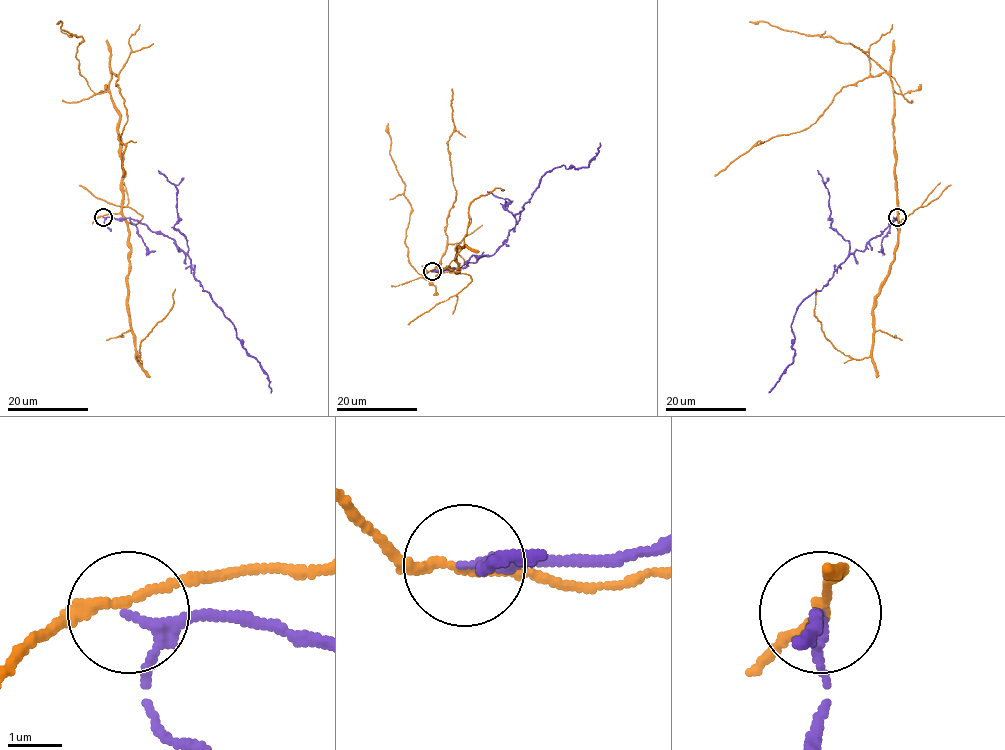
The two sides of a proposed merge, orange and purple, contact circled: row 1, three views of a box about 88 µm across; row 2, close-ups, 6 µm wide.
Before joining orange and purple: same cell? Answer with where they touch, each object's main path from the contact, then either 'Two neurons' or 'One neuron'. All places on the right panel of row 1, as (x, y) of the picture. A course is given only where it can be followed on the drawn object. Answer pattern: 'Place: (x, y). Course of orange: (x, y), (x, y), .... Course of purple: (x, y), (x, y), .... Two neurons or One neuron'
Place: (897, 217). Course of orange: (897, 216), (894, 90), (887, 73), (845, 86), (807, 128), (777, 135), (752, 146), (715, 176). Course of purple: (897, 217), (862, 251), (849, 255), (824, 287), (797, 307), (791, 325), (793, 361), (769, 393). Two neurons

